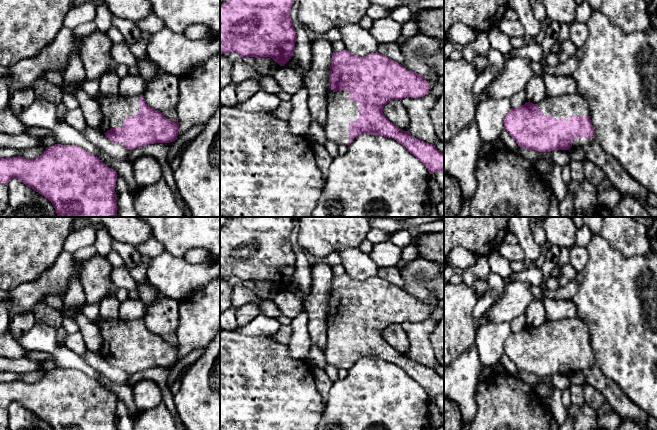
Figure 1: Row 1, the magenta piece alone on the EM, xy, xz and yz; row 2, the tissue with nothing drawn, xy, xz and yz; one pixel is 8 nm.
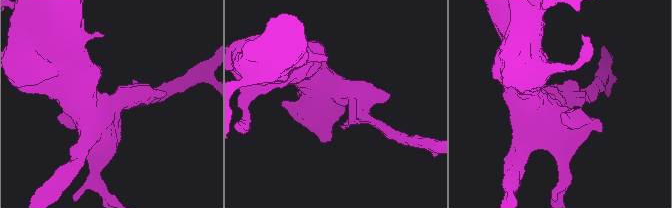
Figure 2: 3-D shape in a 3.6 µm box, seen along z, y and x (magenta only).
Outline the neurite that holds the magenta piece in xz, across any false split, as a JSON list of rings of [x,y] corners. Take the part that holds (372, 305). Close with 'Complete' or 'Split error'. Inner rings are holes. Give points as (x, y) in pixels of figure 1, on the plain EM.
[[[347,274],[333,276],[329,294],[329,313],[327,315],[326,362],[335,368],[350,369],[361,358],[381,359],[393,362],[419,383],[429,397],[444,395],[444,377],[433,368],[411,360],[394,349],[383,338],[383,331],[392,324],[405,321],[423,321],[430,314],[424,300],[411,296],[398,286],[378,276],[364,281],[353,279]]]. Split error

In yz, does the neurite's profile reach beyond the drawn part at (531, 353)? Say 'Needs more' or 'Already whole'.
Needs more

